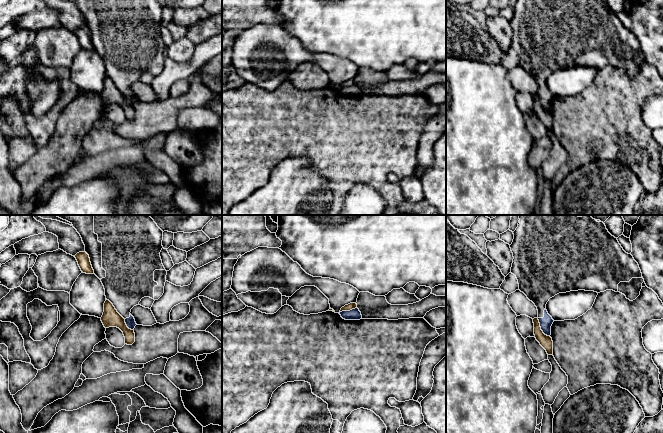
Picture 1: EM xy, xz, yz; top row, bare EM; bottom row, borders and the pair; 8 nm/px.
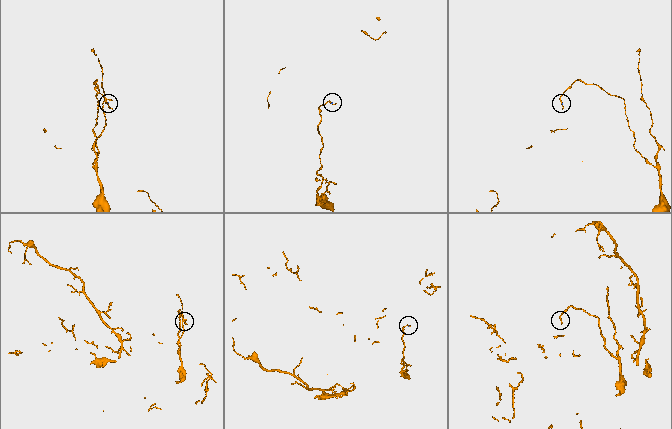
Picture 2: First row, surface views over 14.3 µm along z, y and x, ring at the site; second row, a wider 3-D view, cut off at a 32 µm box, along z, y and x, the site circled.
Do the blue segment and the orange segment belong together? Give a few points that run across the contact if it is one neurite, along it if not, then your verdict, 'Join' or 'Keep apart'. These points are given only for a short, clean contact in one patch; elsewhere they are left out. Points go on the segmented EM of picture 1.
Line: yz (537, 318), (540, 329), (549, 336). Keep apart

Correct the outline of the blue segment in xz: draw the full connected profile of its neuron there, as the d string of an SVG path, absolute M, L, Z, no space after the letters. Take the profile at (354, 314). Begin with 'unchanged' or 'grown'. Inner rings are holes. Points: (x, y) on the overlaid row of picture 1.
unchanged | M358 308L352 309L350 311L342 311L339 314L345 320L360 320L360 319L362 319L361 312L359 311Z

